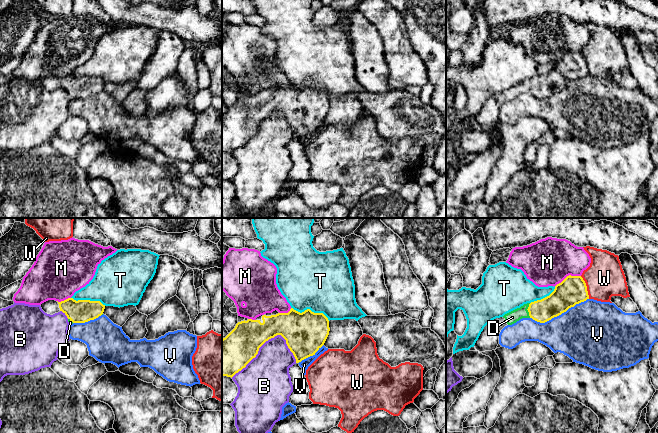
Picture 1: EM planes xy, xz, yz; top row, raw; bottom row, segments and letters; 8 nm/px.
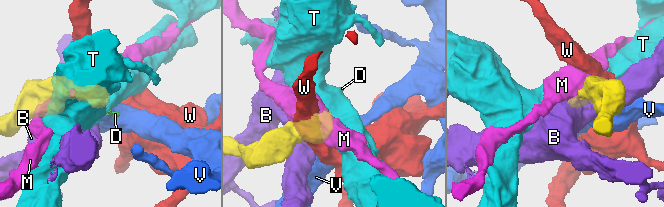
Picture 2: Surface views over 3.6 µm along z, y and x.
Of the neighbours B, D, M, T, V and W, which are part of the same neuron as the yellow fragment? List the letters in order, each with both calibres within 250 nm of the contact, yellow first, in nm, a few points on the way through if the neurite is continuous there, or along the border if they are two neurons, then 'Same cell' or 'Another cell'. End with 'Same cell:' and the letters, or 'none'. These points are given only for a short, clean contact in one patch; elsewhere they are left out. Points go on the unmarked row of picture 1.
B: Thickness 280 nm (yellow) against 320 nm. Another cell
D: Thickness 180 nm (yellow) against 100 nm. Path across: yz (555, 80), (545, 85), (527, 85), (512, 93). Same cell
M: Thickness 220 nm (yellow) against 380 nm. Another cell
T: Thickness 320 nm (yellow) against 480 nm. Boundary: xz (291, 83), (300, 88), (307, 85), (321, 88), (329, 96). Another cell
V: Thickness 220 nm (yellow) against 460 nm. Another cell
W: Thickness 220 nm (yellow) against 320 nm. Boundary: yz (580, 52), (585, 59), (589, 74). Another cell
Same cell: D

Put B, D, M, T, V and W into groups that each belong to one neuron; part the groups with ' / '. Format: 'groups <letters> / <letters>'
groups B / D / M / T / V / W

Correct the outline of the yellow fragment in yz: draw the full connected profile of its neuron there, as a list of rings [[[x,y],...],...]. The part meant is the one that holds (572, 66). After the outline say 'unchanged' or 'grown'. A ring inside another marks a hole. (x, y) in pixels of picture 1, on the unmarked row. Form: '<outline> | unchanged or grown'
[[[569,51],[555,62],[549,72],[524,80],[503,93],[489,98],[474,123],[479,128],[496,126],[499,120],[499,110],[505,102],[512,101],[522,94],[532,94],[537,98],[545,99],[587,75],[589,71],[583,54]]] | grown

